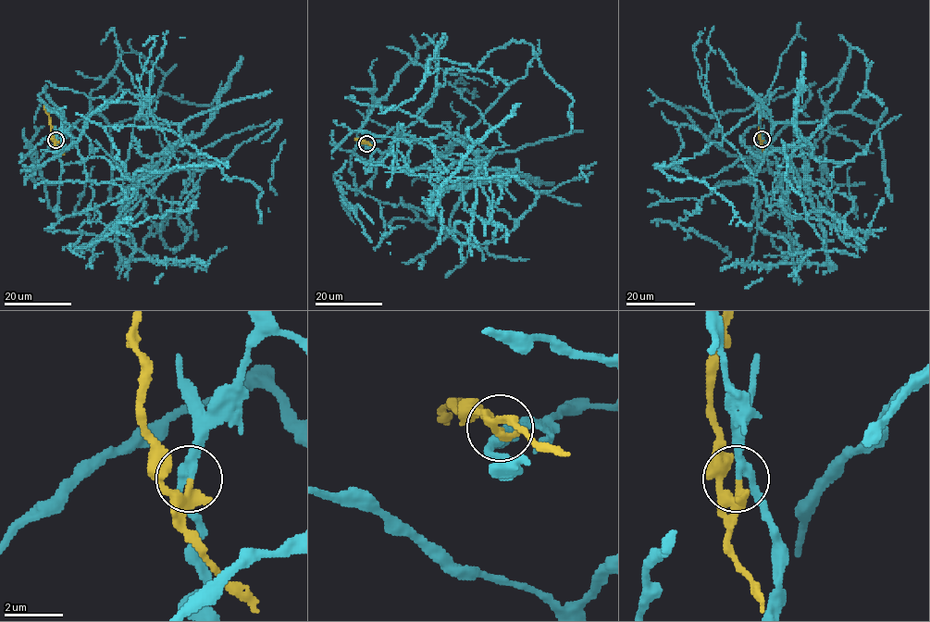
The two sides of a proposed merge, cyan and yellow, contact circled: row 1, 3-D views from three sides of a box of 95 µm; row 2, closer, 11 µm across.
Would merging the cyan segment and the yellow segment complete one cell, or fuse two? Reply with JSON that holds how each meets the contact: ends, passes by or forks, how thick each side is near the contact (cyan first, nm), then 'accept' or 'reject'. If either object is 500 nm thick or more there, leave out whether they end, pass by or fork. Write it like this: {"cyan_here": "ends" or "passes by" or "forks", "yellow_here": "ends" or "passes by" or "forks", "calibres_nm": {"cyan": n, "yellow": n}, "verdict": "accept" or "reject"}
{"cyan_here": "passes by", "yellow_here": "ends", "calibres_nm": {"cyan": 280, "yellow": 340}, "verdict": "reject"}

